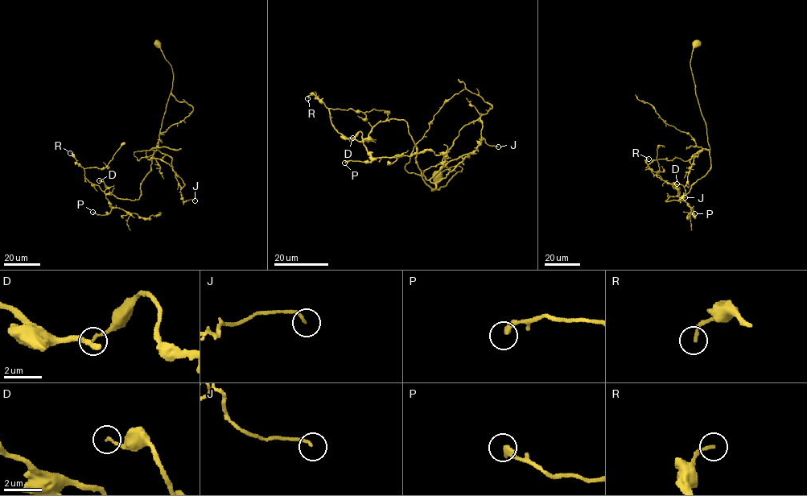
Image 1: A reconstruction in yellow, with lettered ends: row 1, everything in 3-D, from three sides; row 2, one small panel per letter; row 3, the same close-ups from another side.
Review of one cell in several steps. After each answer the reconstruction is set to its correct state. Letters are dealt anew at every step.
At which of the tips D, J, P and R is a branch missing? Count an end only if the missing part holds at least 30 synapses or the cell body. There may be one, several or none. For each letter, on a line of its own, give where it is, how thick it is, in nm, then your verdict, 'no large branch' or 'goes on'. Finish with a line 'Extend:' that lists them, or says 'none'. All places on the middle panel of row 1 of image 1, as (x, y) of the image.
D: at (352, 138); 140 nm thick; no large branch
J: at (498, 146); 130 nm thick; no large branch
P: at (344, 163); 360 nm thick; no large branch
R: at (307, 98); 150 nm thick; no large branch
Extend: none

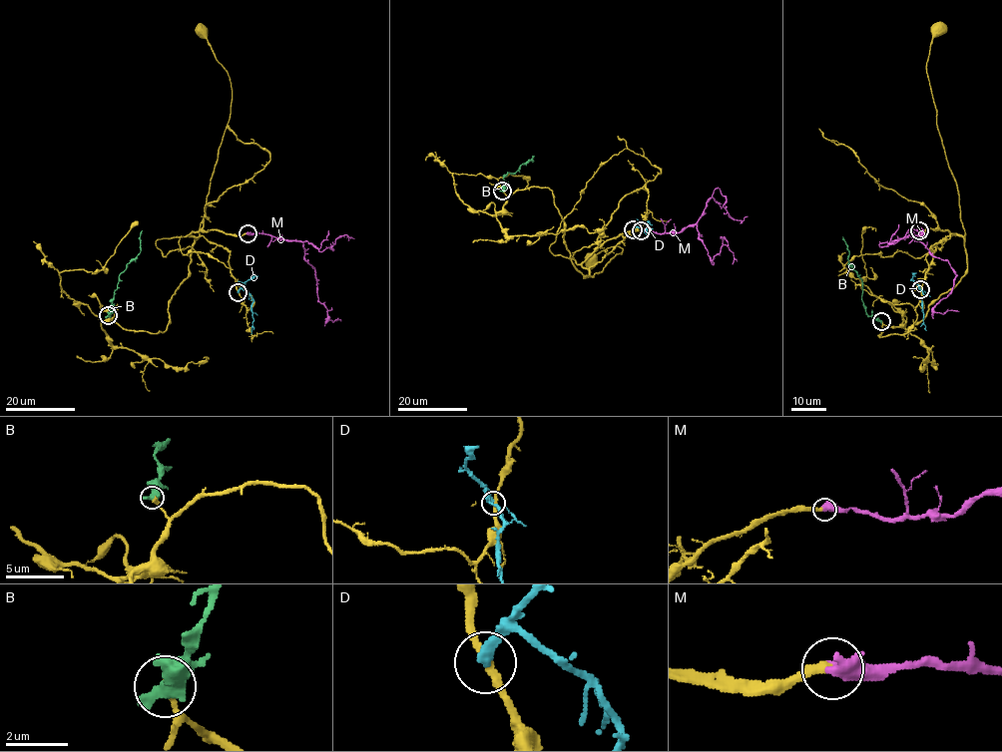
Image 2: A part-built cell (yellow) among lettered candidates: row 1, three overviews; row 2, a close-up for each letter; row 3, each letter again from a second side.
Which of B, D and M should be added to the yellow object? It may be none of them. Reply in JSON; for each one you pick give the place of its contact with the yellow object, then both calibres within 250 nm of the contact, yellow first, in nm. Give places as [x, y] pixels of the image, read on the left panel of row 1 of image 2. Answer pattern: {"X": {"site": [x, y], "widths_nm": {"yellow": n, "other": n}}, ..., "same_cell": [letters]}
{"M": {"site": [248, 233], "widths_nm": {"yellow": 260, "other": 600}}, "same_cell": ["M"]}

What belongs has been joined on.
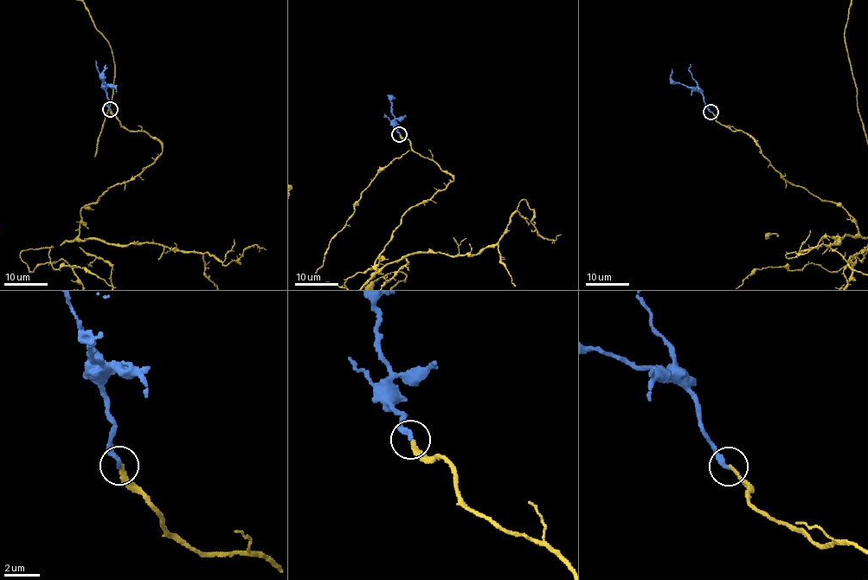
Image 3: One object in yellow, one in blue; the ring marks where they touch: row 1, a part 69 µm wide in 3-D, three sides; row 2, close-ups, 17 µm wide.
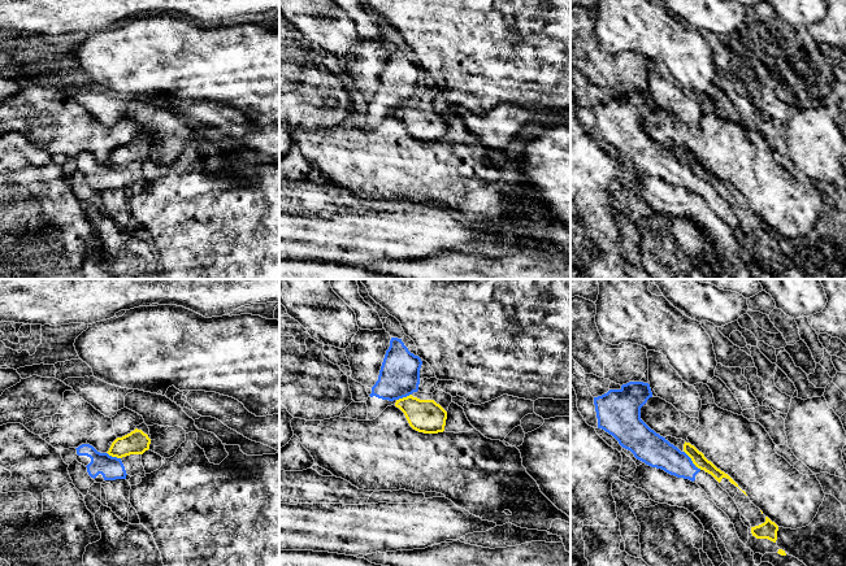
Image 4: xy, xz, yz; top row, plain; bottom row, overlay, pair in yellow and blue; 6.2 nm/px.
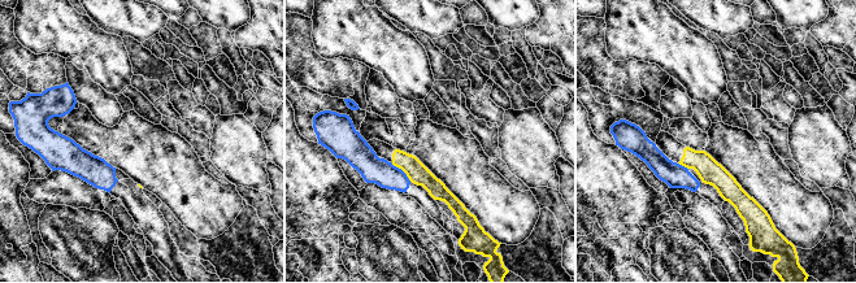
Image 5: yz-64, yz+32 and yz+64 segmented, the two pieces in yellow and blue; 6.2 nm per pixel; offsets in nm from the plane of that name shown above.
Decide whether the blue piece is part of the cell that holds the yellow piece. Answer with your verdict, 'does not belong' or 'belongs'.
does not belong

